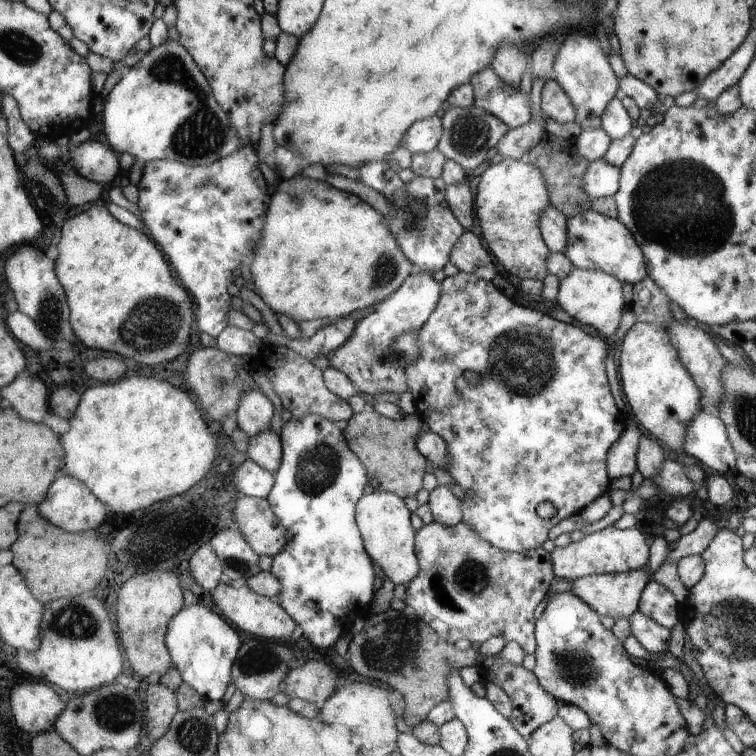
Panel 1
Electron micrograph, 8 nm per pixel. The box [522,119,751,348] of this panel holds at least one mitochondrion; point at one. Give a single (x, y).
(669, 199)

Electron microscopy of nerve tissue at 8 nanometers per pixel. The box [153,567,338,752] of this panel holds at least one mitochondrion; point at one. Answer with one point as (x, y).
(263, 659)

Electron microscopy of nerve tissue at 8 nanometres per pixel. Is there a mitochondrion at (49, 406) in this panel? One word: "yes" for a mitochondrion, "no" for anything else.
no

